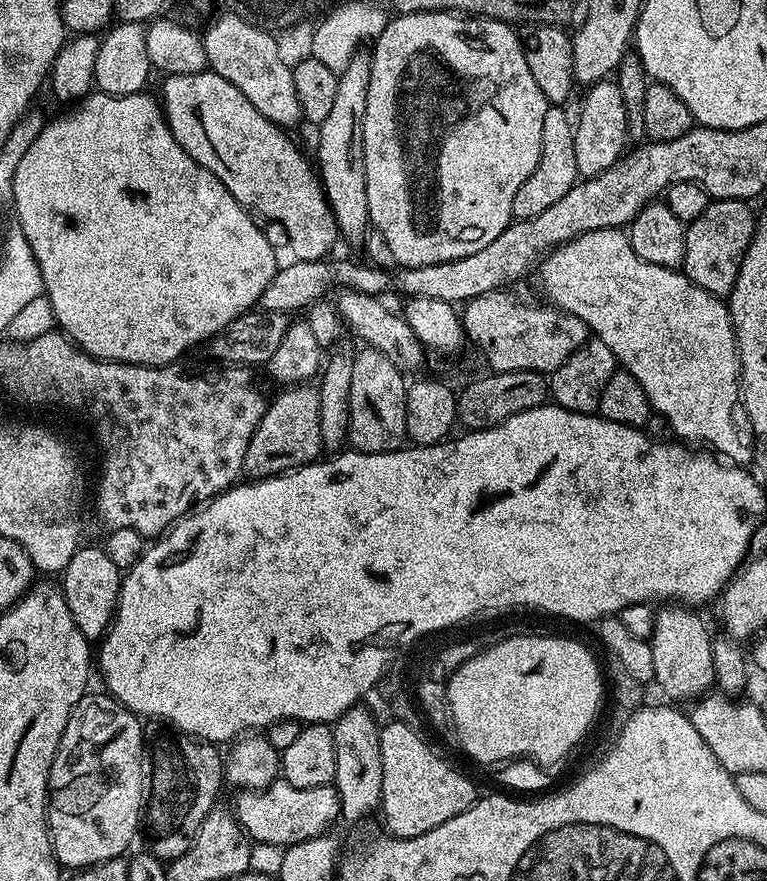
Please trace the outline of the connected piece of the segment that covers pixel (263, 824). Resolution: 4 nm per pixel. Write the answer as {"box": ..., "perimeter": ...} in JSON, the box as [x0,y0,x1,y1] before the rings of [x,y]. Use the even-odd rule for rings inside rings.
{"box":[234,778,341,848],"perimeter":[[[277,778],[267,788],[256,791],[244,790],[239,795],[240,797],[236,800],[236,808],[234,807],[236,821],[240,823],[244,835],[248,837],[249,841],[257,844],[273,844],[279,848],[290,844],[301,844],[307,840],[313,840],[315,836],[325,835],[331,829],[328,827],[335,820],[341,819],[340,796],[332,784],[299,788],[298,786],[290,786],[290,782],[286,782],[282,778]]]}

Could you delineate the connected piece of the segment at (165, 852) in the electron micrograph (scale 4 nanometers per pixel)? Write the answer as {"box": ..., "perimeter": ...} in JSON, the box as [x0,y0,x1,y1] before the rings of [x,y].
{"box":[146,734,225,862],"perimeter":[[[183,734],[164,736],[160,744],[150,748],[150,787],[146,792],[146,832],[148,828],[148,844],[152,855],[160,860],[171,862],[177,860],[192,844],[198,826],[207,818],[208,813],[217,807],[216,795],[220,792],[220,784],[225,783],[224,764],[219,756],[217,745]]]}

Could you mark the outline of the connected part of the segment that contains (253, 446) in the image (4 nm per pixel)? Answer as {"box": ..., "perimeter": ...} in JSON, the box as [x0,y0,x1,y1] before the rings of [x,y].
{"box":[244,383,322,478],"perimeter":[[[307,383],[288,386],[283,389],[281,396],[276,397],[265,407],[262,418],[250,438],[250,446],[246,446],[244,468],[252,478],[278,476],[282,472],[301,468],[304,464],[313,463],[322,452],[322,432],[320,430],[320,394],[315,387]]]}

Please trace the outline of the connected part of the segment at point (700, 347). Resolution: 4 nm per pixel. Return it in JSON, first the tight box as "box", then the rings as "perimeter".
{"box":[539,228,749,462],"perimeter":[[[619,228],[590,230],[586,234],[575,236],[570,242],[562,244],[548,253],[539,265],[539,272],[540,284],[544,287],[545,294],[548,295],[546,297],[547,303],[551,307],[574,314],[574,318],[582,318],[582,322],[586,322],[586,326],[590,329],[591,335],[597,340],[606,342],[606,346],[610,346],[610,350],[616,356],[617,365],[623,371],[629,372],[634,378],[638,378],[638,386],[642,386],[642,390],[646,390],[646,398],[650,402],[653,413],[665,417],[673,433],[681,441],[692,446],[703,446],[732,462],[744,462],[747,456],[749,459],[749,445],[747,448],[740,441],[739,434],[736,433],[736,412],[738,416],[738,401],[740,400],[740,356],[736,353],[736,335],[732,329],[732,319],[728,313],[728,306],[721,297],[710,294],[706,290],[702,290],[702,286],[690,282],[690,278],[684,275],[683,271],[654,266],[654,262],[646,262],[642,258],[638,258],[638,254],[634,254],[634,246],[628,241],[628,232]]]}

